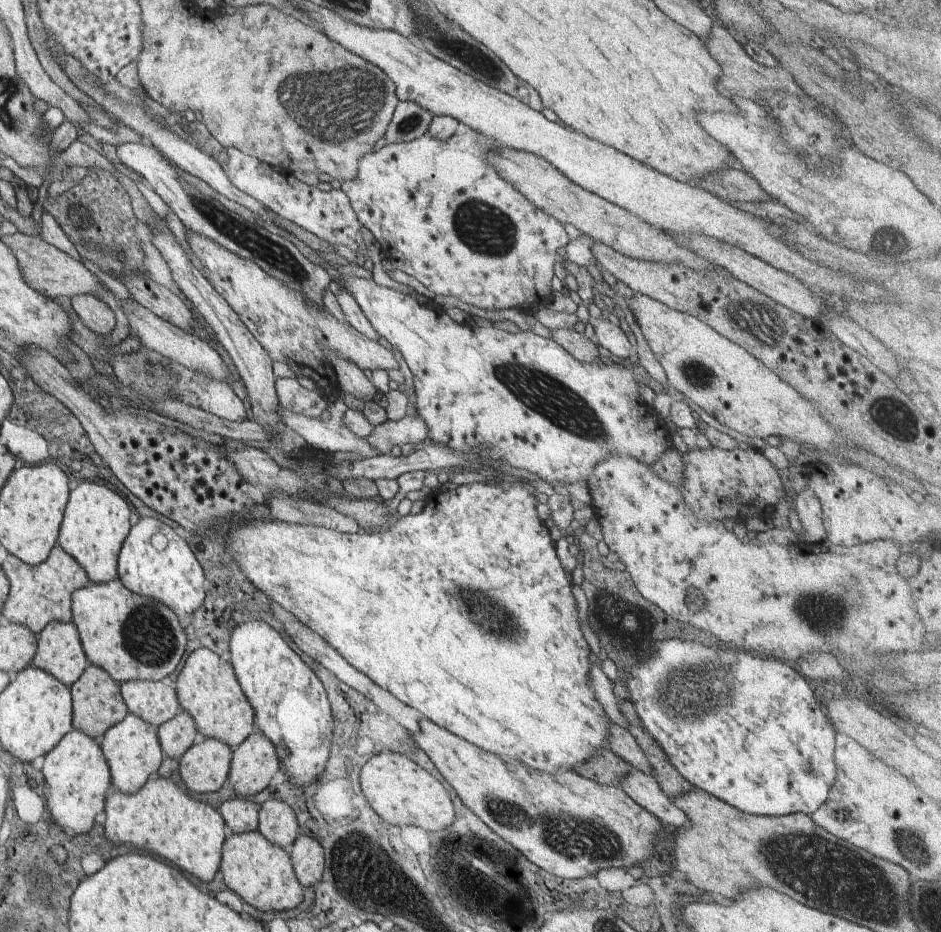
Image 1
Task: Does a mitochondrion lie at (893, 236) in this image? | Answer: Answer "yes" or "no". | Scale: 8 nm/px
no

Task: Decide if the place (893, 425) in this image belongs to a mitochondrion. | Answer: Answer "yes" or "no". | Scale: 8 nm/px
no

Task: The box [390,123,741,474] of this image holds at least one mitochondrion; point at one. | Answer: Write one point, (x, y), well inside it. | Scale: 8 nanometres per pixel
(554, 398)

